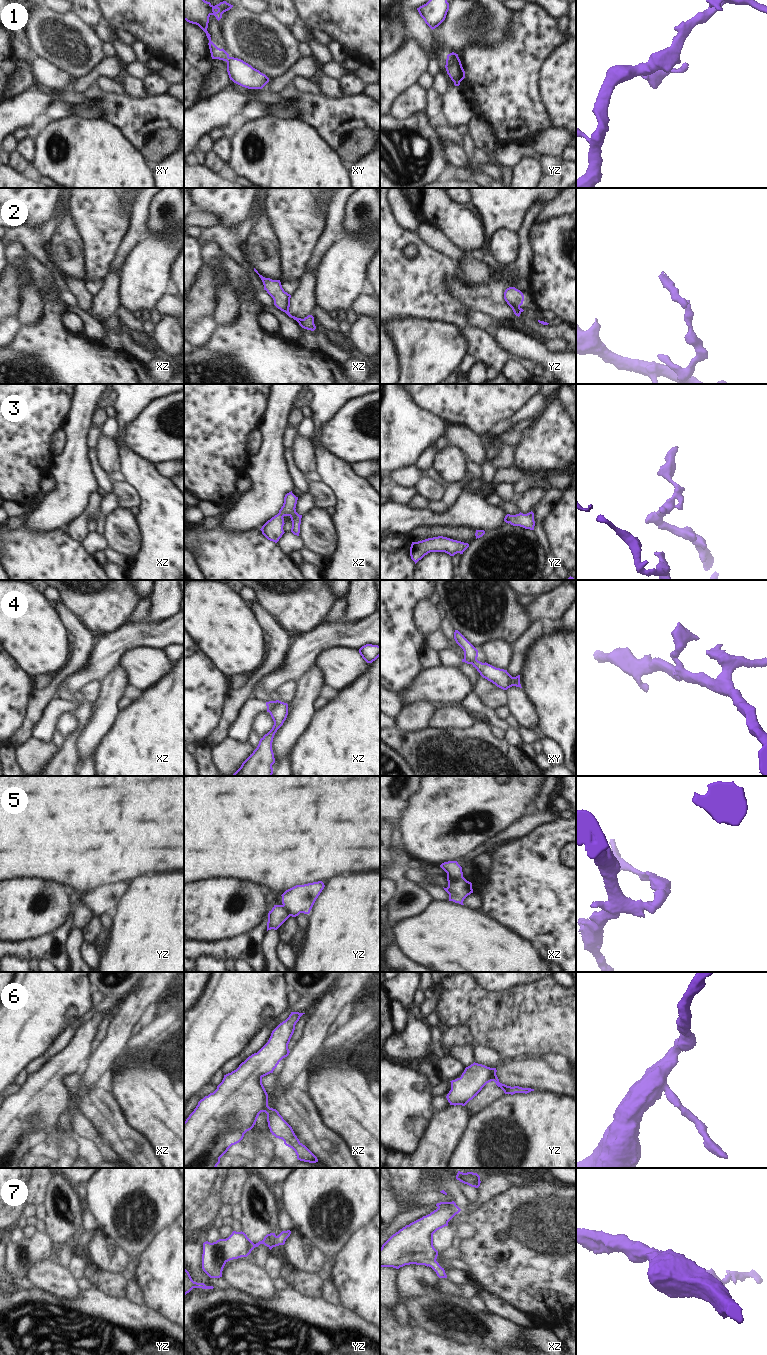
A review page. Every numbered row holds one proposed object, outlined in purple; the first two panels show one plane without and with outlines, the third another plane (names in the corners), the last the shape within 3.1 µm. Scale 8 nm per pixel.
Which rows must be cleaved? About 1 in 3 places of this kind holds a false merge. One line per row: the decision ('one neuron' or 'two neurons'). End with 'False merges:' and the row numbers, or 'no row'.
1: two neurons
2: two neurons
3: one neuron
4: two neurons
5: two neurons
6: one neuron
7: one neuron
False merges: 1, 2, 4, 5

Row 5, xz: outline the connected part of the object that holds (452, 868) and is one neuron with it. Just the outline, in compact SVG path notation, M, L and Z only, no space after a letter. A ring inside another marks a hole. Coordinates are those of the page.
M457 861L444 862L440 865L440 867L447 873L447 877L463 877L462 867L458 864Z

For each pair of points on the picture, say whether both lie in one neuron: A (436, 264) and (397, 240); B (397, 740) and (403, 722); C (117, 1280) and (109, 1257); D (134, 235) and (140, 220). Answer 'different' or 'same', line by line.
A: same
B: different
C: different
D: same

